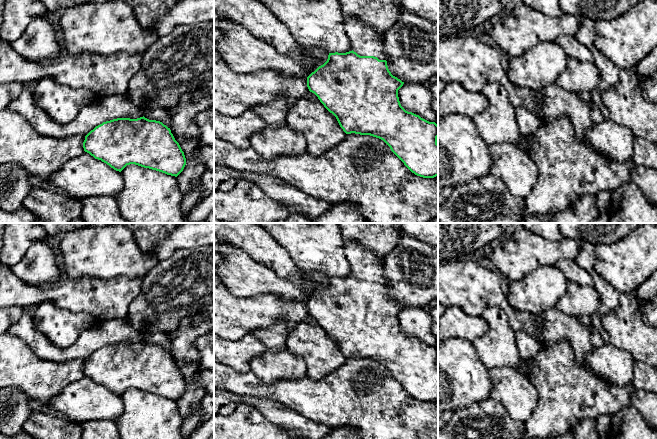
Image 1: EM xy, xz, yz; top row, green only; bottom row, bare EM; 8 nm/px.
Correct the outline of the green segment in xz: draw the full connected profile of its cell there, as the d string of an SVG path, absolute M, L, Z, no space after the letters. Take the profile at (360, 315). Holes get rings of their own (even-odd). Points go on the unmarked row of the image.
M344 242L344 250L352 274L346 277L329 277L327 285L307 301L309 315L314 317L324 331L336 341L346 358L355 357L379 362L415 399L423 402L438 400L438 349L406 335L401 330L398 314L404 306L393 300L388 293L383 259L377 257L359 242Z

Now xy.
M140 341L117 342L103 346L91 354L83 366L84 375L95 383L121 396L127 389L135 388L177 401L186 389L186 382L170 352L160 345Z

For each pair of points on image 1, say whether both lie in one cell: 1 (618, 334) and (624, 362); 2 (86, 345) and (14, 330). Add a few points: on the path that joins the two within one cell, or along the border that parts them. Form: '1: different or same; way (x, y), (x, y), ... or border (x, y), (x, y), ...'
1: different; border (610, 344), (625, 350), (634, 361)
2: same; way (68, 353), (49, 352), (32, 337)

